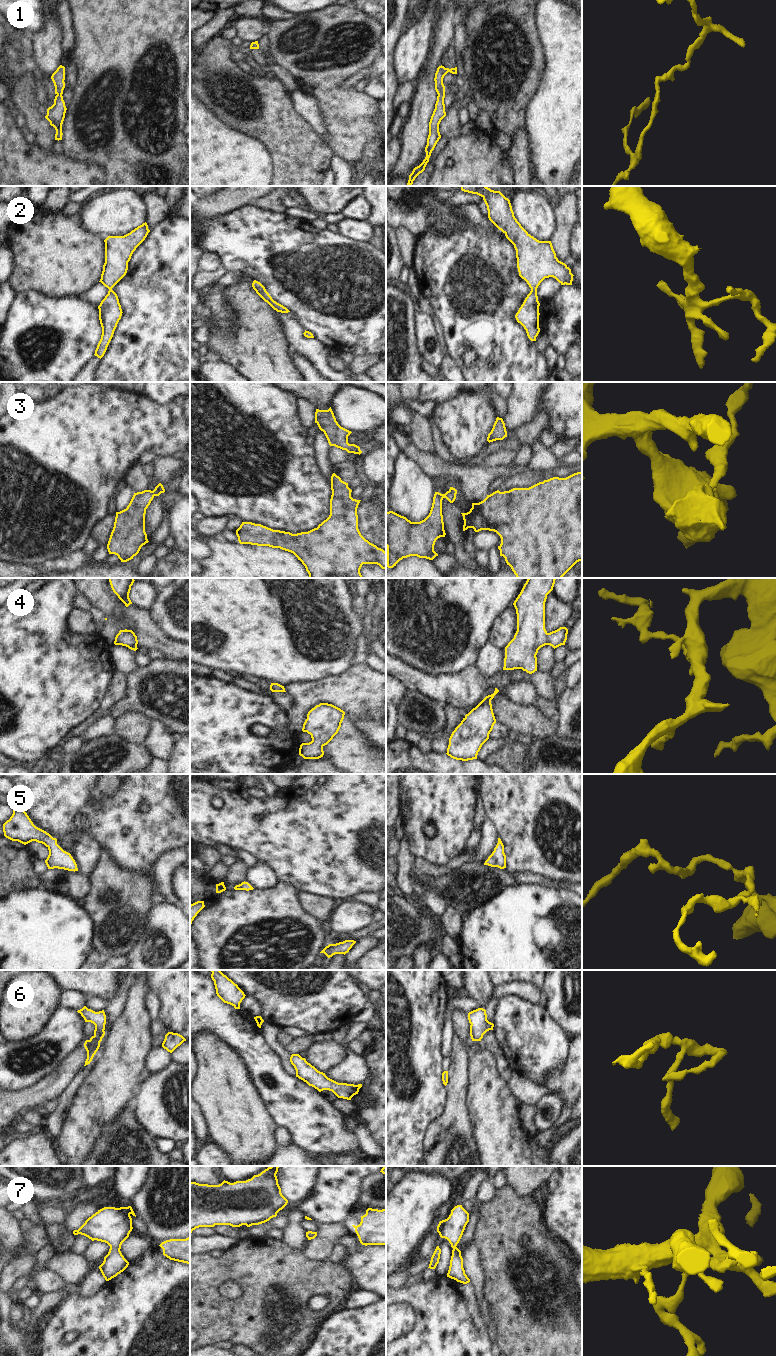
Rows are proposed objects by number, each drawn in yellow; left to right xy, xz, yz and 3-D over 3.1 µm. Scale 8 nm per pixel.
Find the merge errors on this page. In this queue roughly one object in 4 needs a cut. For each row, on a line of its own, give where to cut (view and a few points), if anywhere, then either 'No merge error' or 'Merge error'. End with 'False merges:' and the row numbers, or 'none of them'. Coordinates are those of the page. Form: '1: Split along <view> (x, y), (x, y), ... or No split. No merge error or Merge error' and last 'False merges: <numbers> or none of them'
1: No split. No merge error
2: No split. No merge error
3: No split. No merge error
4: No split. No merge error
5: No split. No merge error
6: No split. No merge error
7: No split. No merge error
False merges: none of them

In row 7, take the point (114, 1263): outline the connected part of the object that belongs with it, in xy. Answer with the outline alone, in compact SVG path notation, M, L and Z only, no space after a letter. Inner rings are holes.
M131 1206L104 1207L89 1217L78 1230L73 1231L74 1235L81 1234L92 1241L105 1242L110 1246L108 1254L99 1266L106 1281L116 1277L129 1265L120 1249L133 1229L131 1214L136 1217Z

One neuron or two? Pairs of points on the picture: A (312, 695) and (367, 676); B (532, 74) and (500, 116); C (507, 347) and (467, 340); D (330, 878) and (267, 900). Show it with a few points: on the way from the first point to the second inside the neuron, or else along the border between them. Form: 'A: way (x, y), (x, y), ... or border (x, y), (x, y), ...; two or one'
A: way (326, 691), (353, 690); one
B: way (522, 84), (506, 100), (506, 106); one
C: way (497, 347), (491, 347), (484, 340), (477, 340); one
D: border (277, 882), (288, 884), (296, 891); two

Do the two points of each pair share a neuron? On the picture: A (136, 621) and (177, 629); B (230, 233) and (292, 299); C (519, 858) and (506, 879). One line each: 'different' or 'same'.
A: different
B: same
C: different

